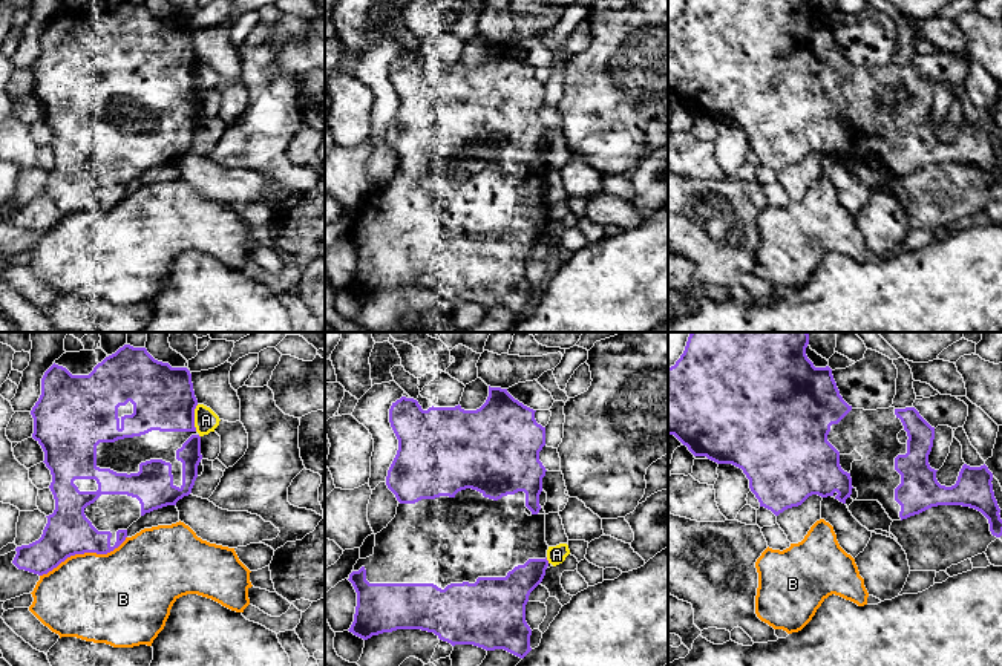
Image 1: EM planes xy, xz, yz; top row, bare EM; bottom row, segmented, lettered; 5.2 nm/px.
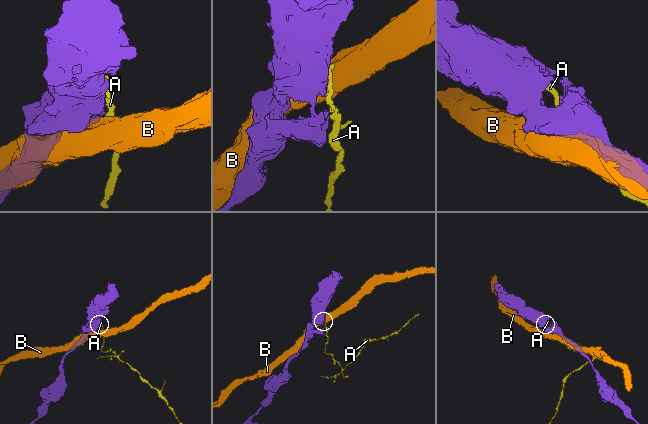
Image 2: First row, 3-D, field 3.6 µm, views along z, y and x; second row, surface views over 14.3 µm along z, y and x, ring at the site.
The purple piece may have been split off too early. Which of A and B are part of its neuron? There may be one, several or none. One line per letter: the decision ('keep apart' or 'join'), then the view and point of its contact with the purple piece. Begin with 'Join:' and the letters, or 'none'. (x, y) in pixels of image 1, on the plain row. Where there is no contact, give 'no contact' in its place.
Join: none
A: keep apart | xy (193, 75)
B: keep apart | xy (83, 210)

